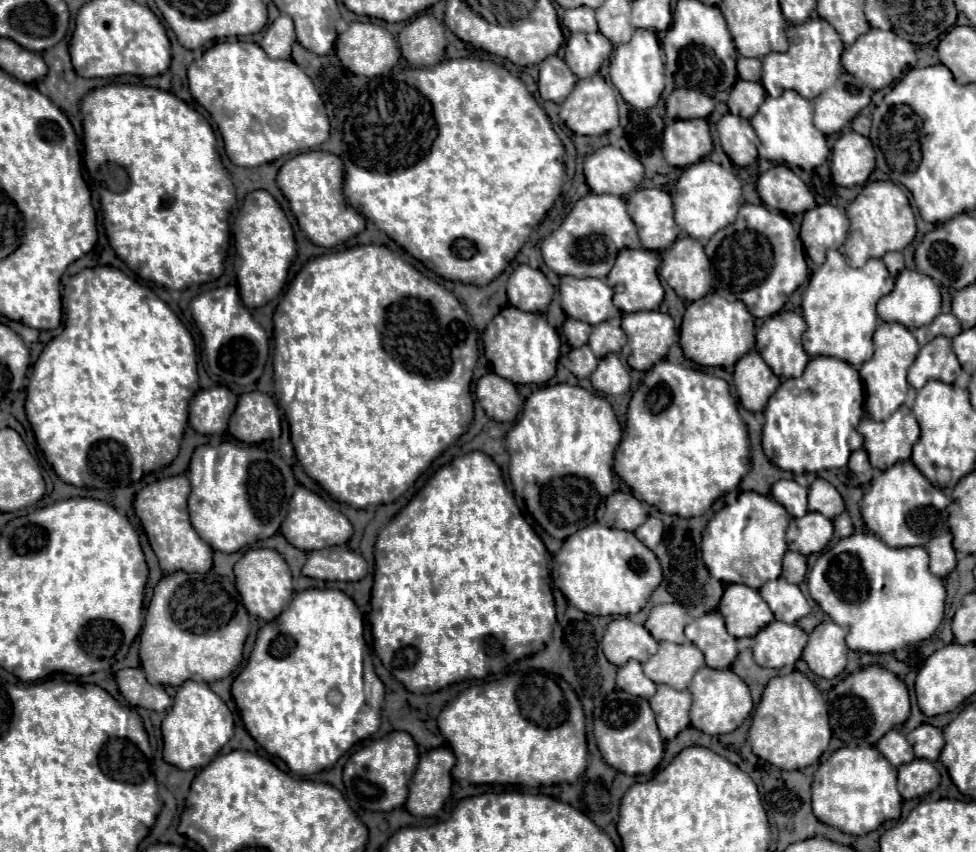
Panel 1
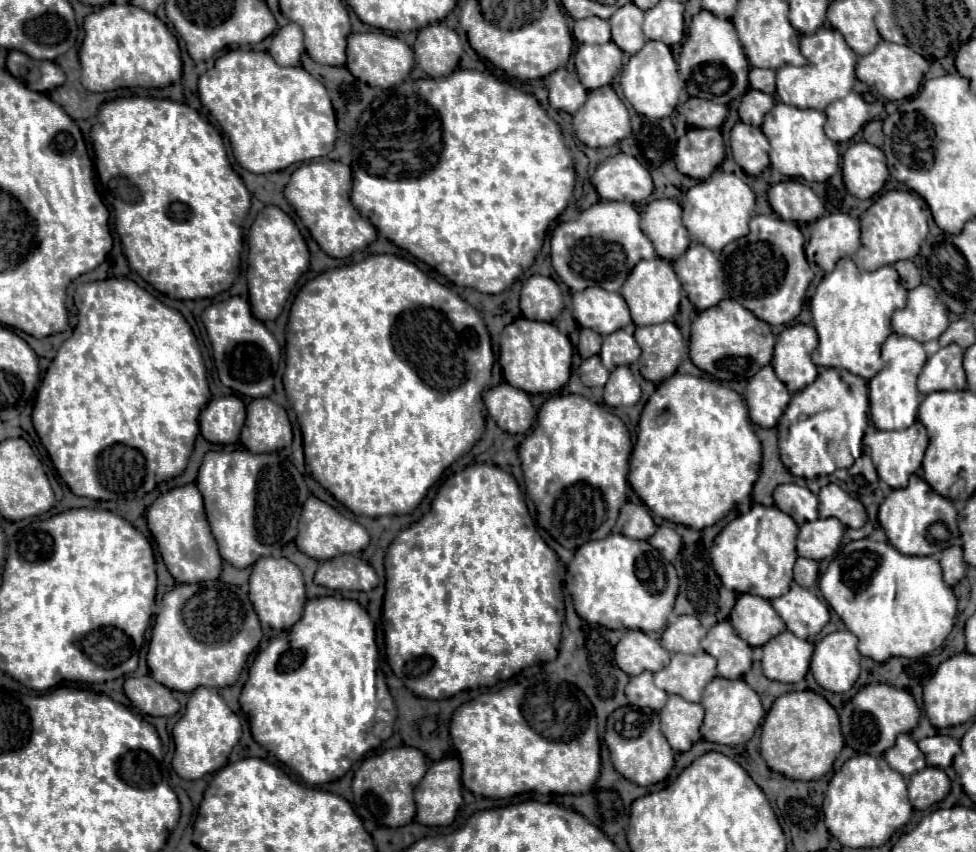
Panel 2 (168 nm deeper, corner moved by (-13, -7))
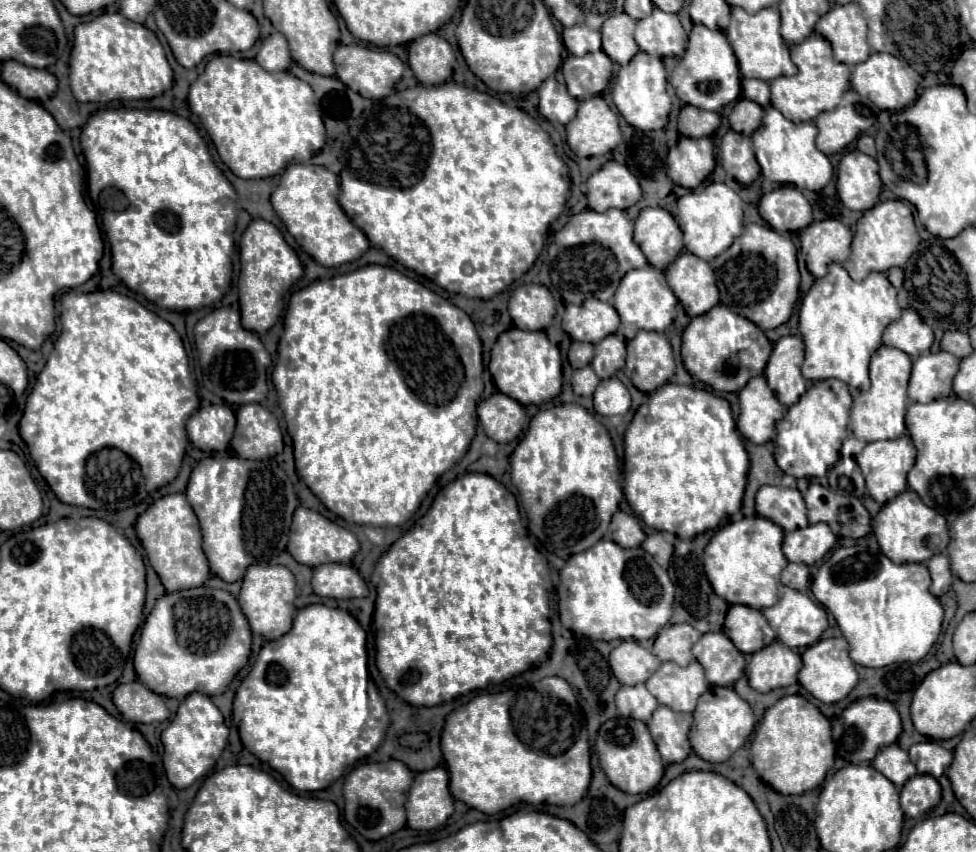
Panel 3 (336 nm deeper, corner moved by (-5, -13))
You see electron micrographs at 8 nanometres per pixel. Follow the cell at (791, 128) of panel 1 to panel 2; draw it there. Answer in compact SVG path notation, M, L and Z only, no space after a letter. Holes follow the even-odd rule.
M783 102L775 104L775 108L765 116L765 122L761 126L771 144L771 166L785 176L801 176L807 182L827 182L839 170L839 152L837 144L833 144L825 136L823 124L825 114L821 110L803 110L787 106Z

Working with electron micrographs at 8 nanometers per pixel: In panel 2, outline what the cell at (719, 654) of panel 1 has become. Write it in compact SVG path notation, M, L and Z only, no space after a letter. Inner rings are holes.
M729 622L715 624L701 640L701 646L717 658L717 672L723 678L737 680L751 668L751 646L735 634Z

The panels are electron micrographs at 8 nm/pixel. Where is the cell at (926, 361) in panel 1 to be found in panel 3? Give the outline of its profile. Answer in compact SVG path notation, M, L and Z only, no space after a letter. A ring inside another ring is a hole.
M929 352L913 362L909 378L911 402L931 402L951 396L951 384L959 370L959 358L949 352Z

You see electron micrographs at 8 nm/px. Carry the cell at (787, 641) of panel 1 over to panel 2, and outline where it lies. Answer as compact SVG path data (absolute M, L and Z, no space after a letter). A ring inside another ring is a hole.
M785 630L763 646L763 674L777 682L801 682L809 670L813 644Z

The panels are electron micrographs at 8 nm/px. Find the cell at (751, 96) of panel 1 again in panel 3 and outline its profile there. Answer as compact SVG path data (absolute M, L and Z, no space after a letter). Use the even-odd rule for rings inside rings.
M739 98L729 114L731 128L745 136L751 136L757 130L761 118L763 118L763 108L757 106L755 102L749 102L747 98Z

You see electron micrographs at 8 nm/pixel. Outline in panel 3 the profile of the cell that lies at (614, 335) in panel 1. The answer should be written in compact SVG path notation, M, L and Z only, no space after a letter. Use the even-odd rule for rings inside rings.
M611 334L595 346L595 358L591 362L599 378L611 378L617 370L625 366L625 338L621 334Z

